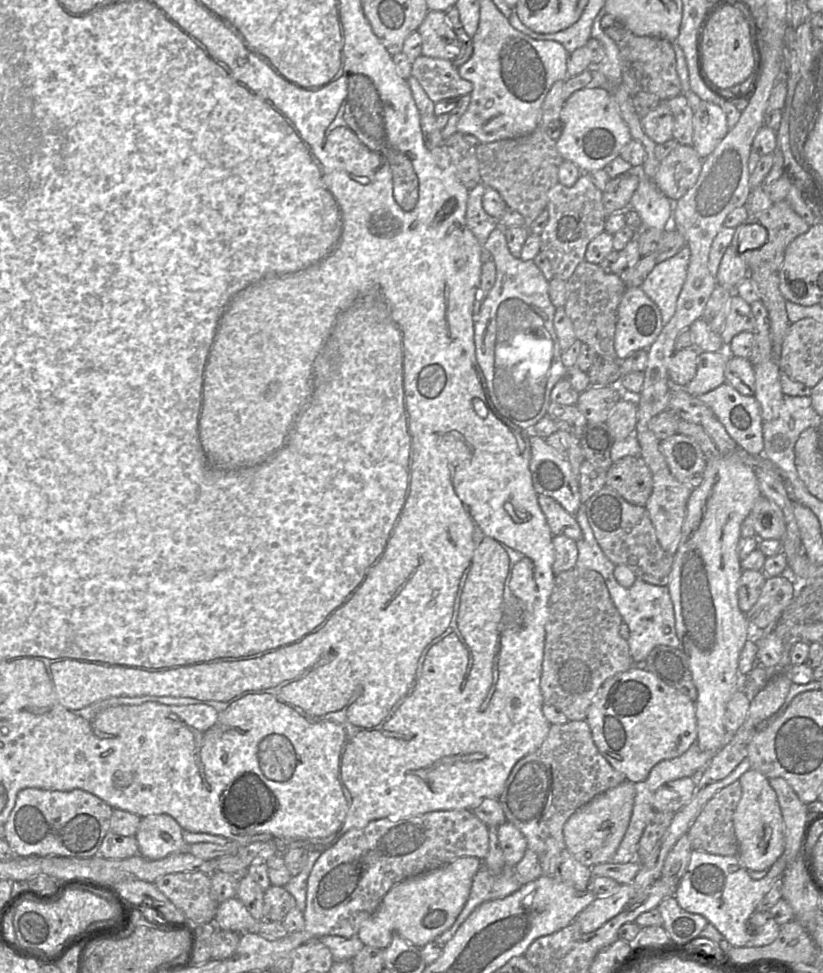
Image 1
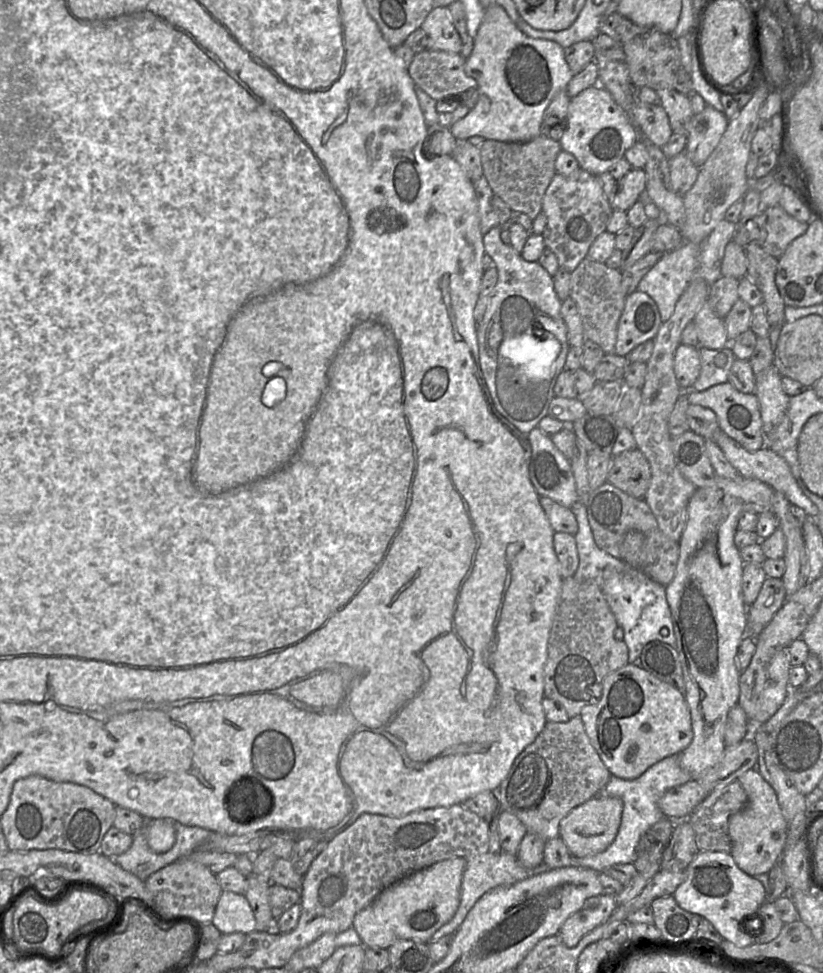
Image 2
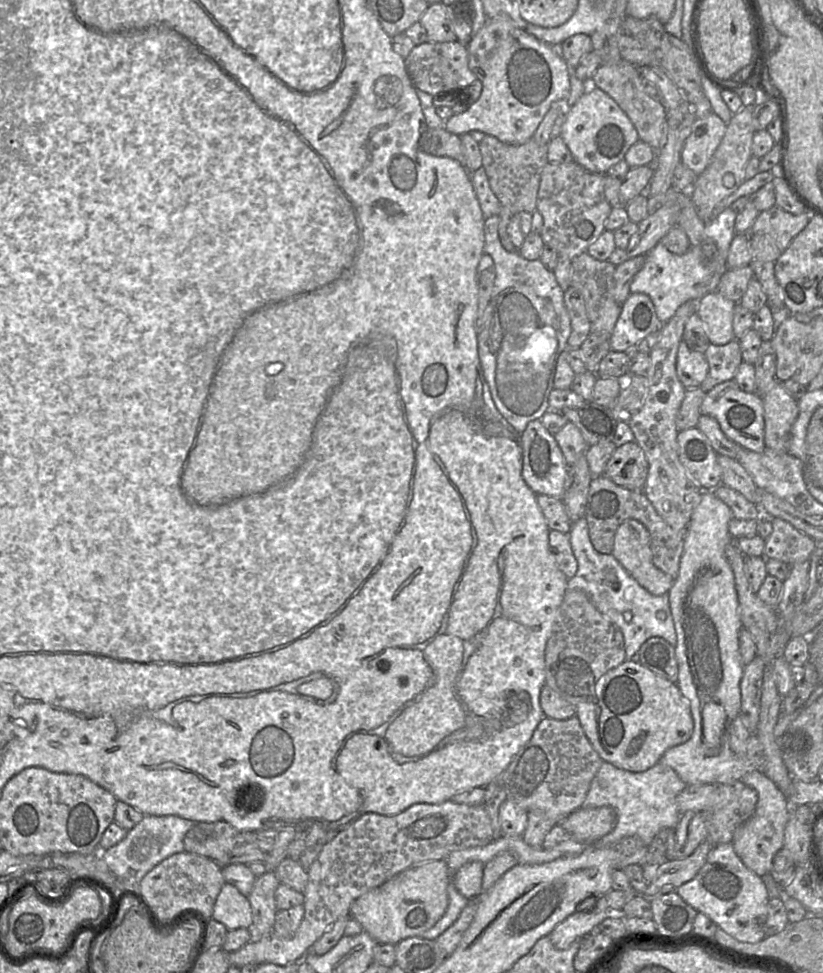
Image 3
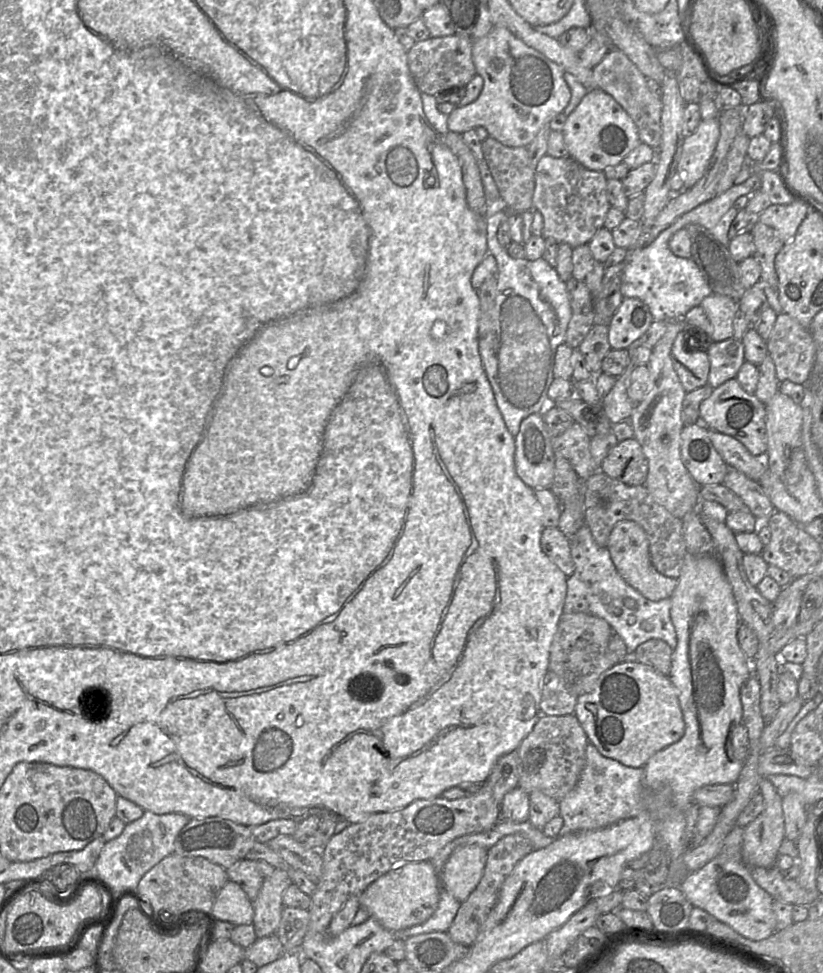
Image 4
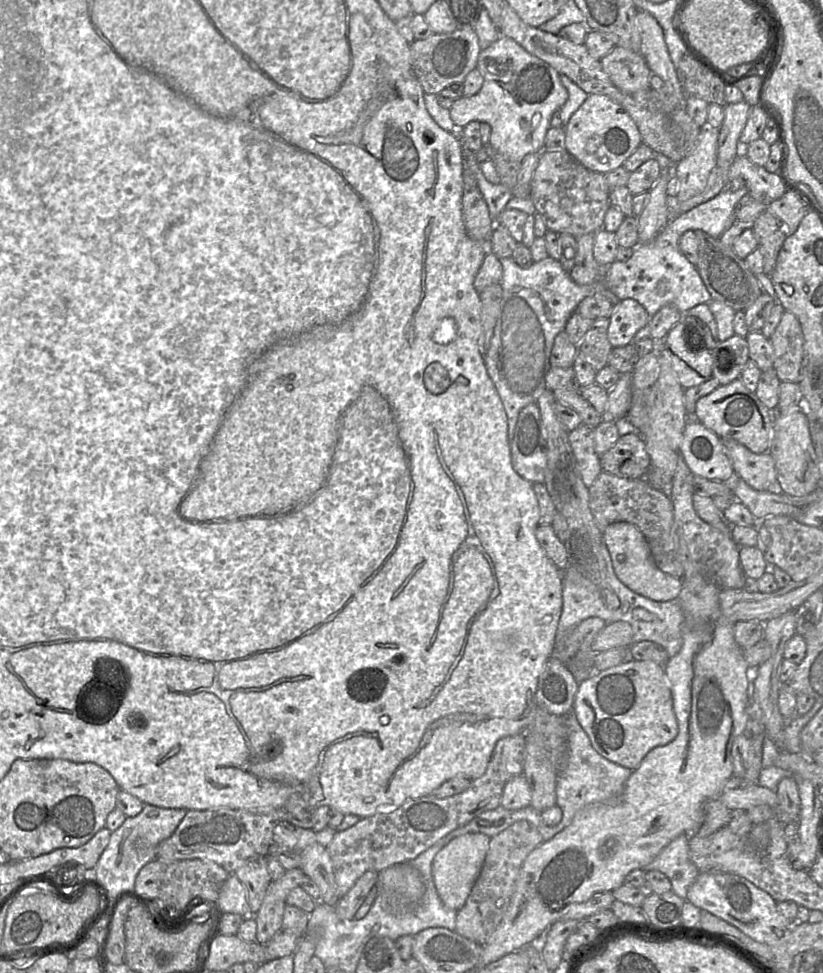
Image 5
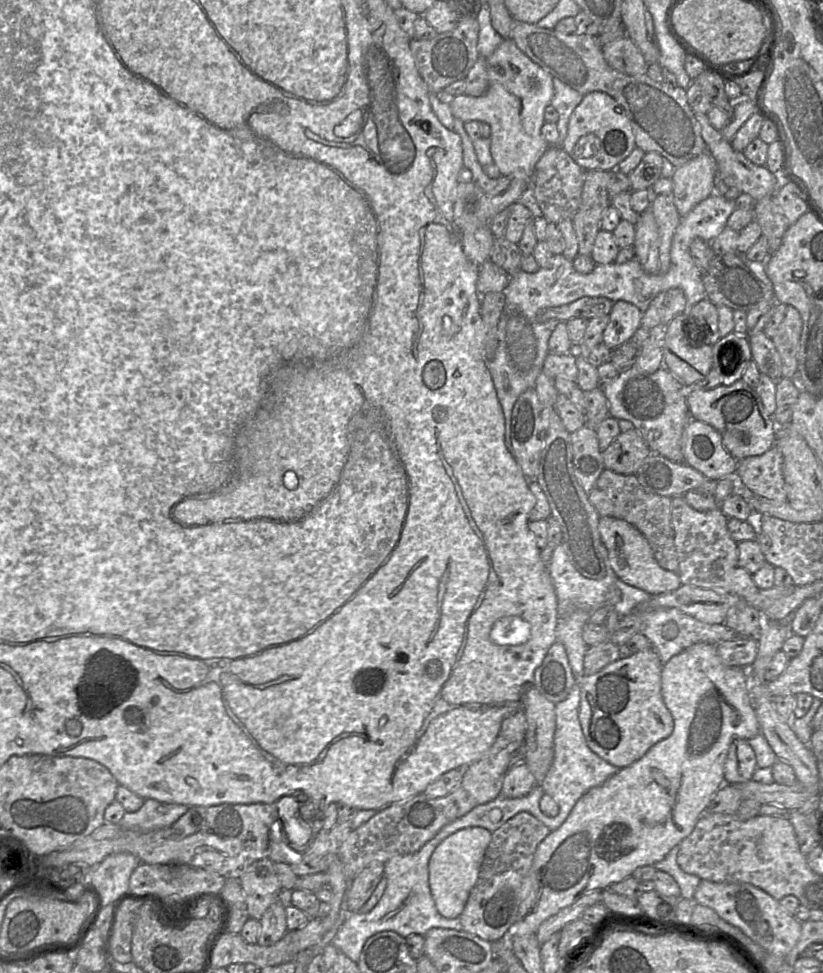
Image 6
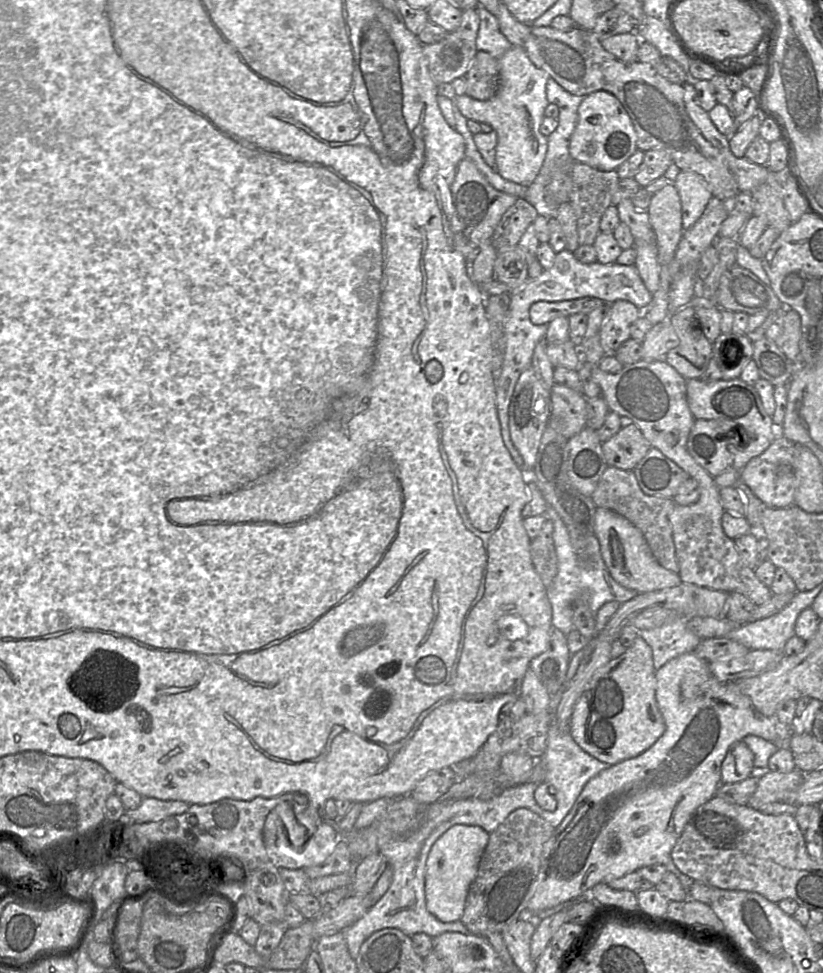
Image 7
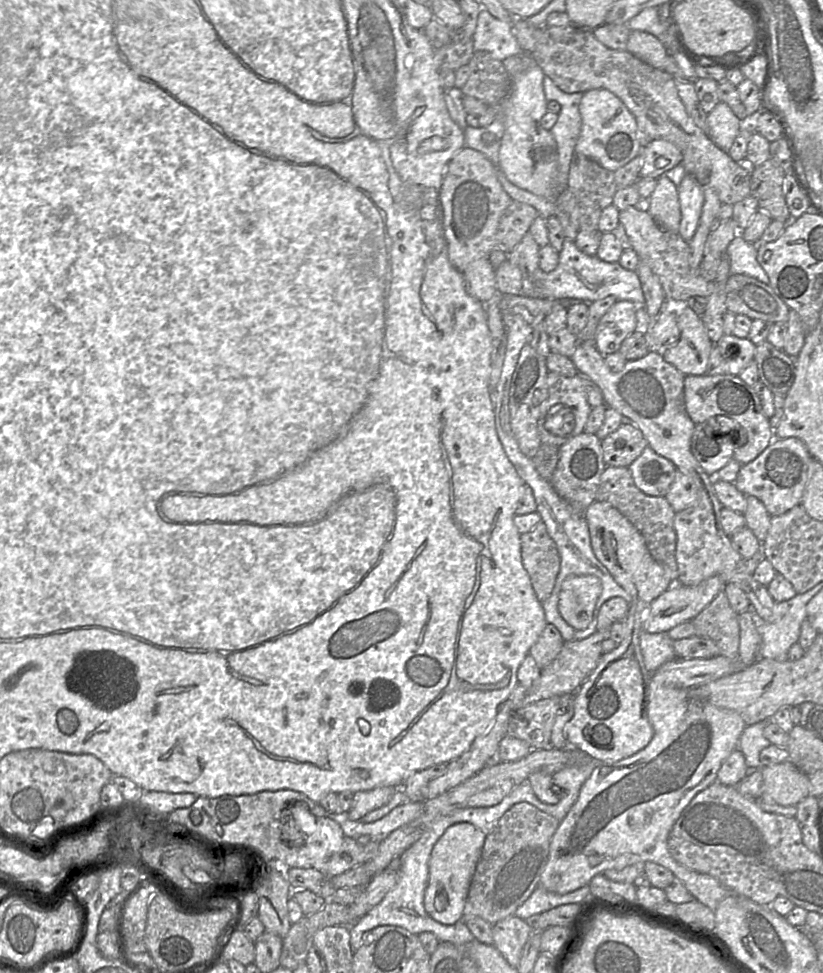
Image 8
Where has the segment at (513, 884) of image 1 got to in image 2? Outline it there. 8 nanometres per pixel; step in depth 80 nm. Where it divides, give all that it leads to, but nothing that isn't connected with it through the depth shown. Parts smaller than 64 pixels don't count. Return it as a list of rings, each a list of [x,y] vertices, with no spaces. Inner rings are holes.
[[[502,851],[499,853],[487,852],[484,854],[464,858],[467,859],[467,865],[462,877],[460,903],[458,909],[452,919],[443,926],[441,926],[431,936],[429,942],[434,943],[443,936],[446,936],[448,934],[454,934],[464,921],[469,910],[489,890],[499,886],[509,886],[515,884],[532,876],[533,874],[542,872],[546,869],[544,863],[534,869],[527,868],[519,862],[517,855],[511,855]]]

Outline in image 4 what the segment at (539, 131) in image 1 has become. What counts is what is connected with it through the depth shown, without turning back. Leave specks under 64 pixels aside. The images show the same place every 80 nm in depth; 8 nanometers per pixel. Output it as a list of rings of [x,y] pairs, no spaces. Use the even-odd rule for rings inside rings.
[[[491,136],[482,141],[482,151],[490,173],[498,188],[500,197],[505,201],[511,213],[533,211],[533,193],[535,188],[535,169],[531,167],[527,147],[505,146]]]

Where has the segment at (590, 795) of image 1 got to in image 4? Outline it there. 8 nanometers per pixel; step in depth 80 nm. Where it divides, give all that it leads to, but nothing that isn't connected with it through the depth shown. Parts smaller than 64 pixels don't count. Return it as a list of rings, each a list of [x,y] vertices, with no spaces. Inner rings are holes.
[[[574,714],[563,716],[541,715],[539,720],[535,724],[533,730],[523,739],[523,741],[521,742],[520,746],[517,749],[520,758],[520,773],[518,787],[523,789],[528,794],[530,794],[530,792],[533,790],[540,790],[544,794],[552,798],[555,798],[558,801],[561,801],[561,799],[563,799],[567,794],[569,794],[574,789],[579,780],[581,771],[586,763],[586,747],[588,744],[589,744],[588,737],[585,731],[583,730],[580,722],[578,721],[577,717]]]

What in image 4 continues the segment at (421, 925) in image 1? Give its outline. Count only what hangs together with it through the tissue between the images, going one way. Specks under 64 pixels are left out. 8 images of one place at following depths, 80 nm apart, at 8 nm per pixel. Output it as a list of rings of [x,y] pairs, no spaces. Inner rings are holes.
[[[431,861],[408,862],[373,881],[360,895],[359,904],[384,928],[396,931],[427,921],[437,909],[440,878]]]

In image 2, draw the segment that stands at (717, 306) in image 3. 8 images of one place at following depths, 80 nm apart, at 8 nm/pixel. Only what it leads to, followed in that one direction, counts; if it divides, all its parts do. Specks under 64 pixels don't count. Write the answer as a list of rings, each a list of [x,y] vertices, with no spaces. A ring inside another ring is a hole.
[[[707,302],[701,307],[694,318],[701,347],[722,349],[728,341],[723,318],[720,318]]]

